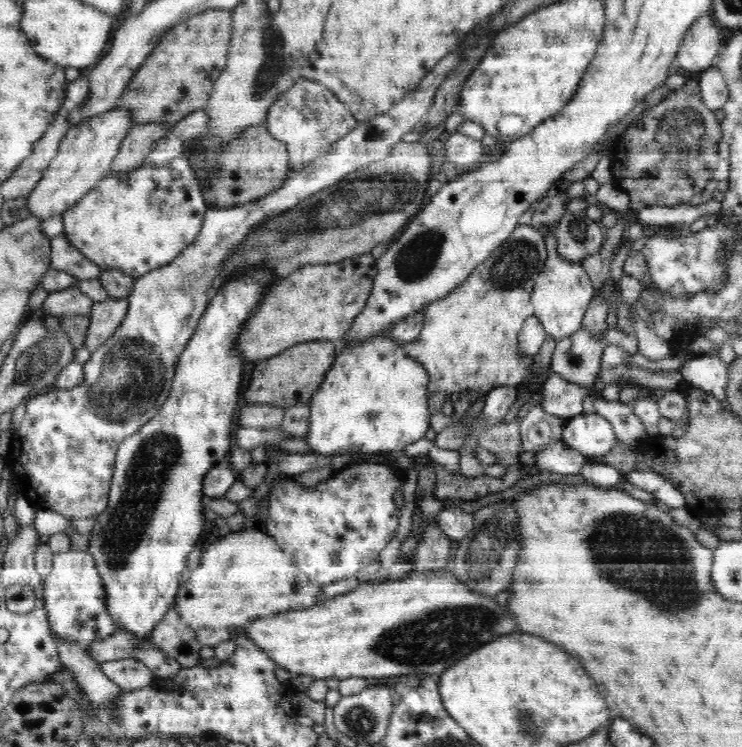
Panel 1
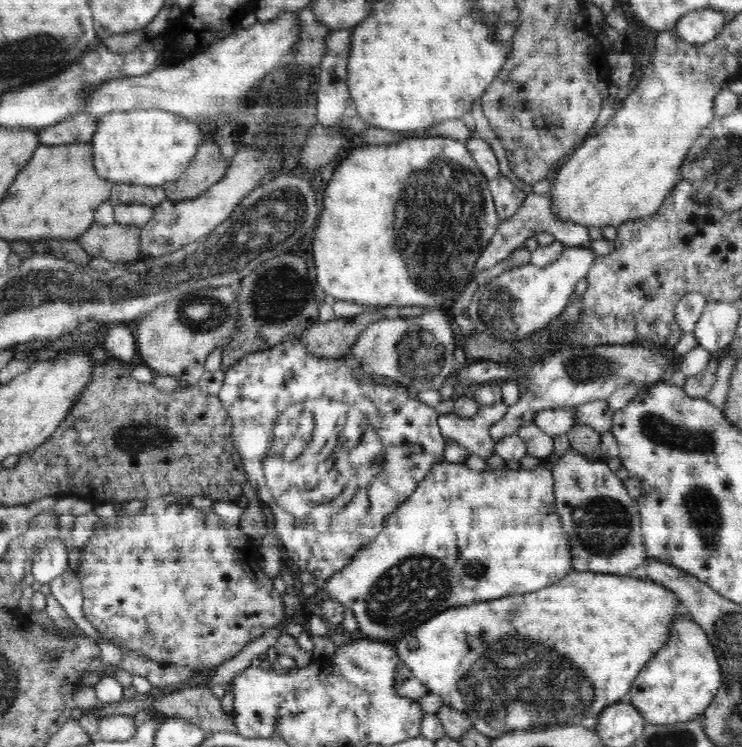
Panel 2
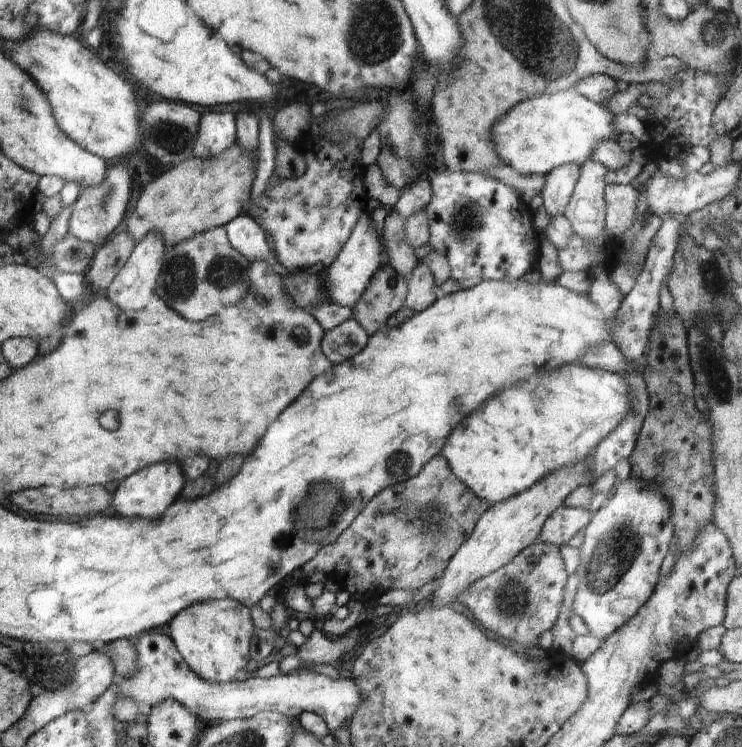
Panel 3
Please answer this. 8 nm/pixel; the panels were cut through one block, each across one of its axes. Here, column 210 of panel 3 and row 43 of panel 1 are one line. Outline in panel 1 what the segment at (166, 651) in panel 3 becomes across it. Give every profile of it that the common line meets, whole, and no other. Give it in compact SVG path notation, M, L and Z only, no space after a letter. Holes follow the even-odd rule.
M711 14L698 18L679 46L675 57L679 66L690 72L712 67L722 48L720 30Z

